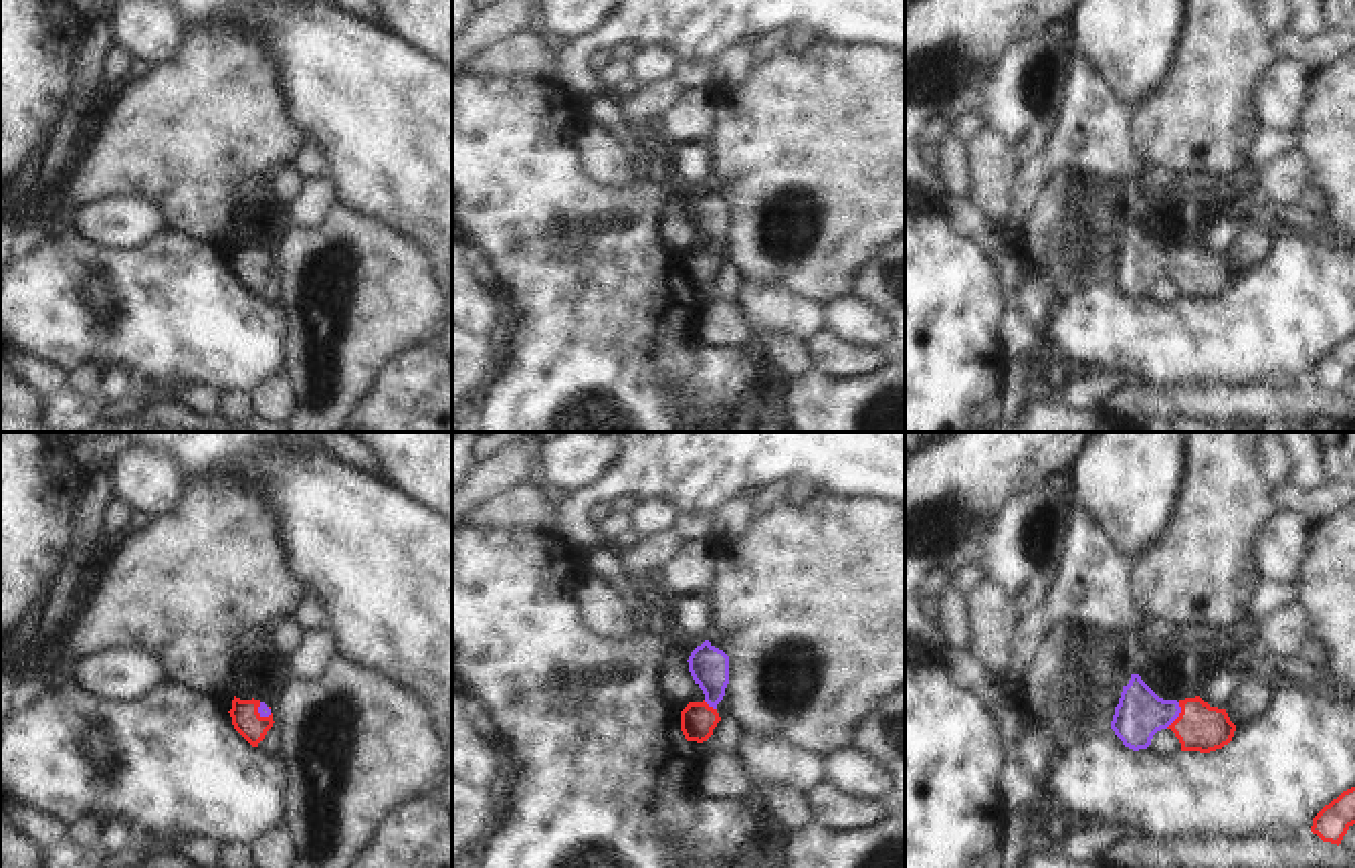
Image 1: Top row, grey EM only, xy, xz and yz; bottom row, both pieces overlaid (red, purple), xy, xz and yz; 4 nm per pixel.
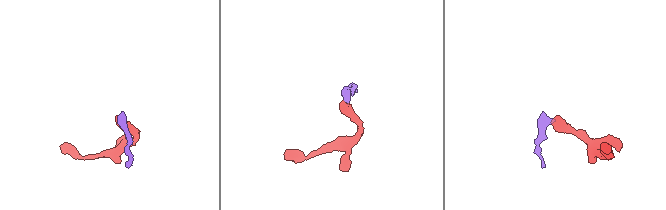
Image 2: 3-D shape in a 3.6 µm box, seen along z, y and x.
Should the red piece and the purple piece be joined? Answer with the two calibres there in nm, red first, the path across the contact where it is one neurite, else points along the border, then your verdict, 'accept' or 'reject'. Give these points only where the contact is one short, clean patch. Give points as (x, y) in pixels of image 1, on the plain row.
calibres 190 and 190 nm; way yz (1200, 275), (1180, 263), (1139, 261); accept

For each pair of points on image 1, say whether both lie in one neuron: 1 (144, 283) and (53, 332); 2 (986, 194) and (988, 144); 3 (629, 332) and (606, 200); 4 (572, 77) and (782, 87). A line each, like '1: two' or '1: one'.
1: one
2: one
3: one
4: two

